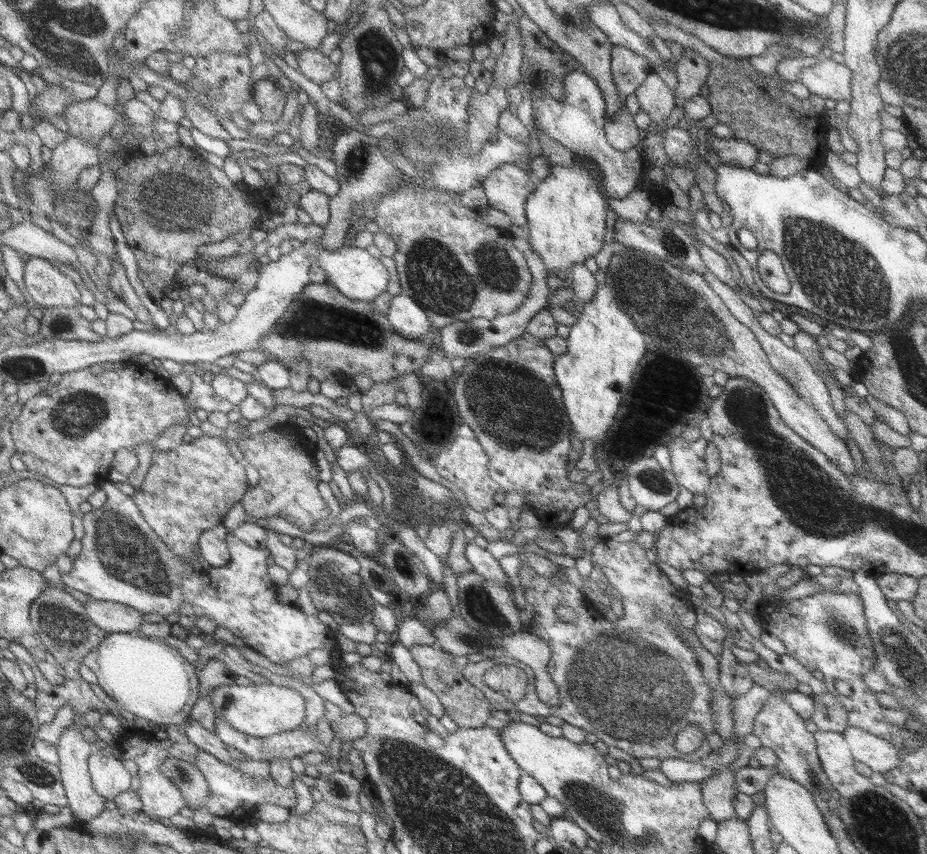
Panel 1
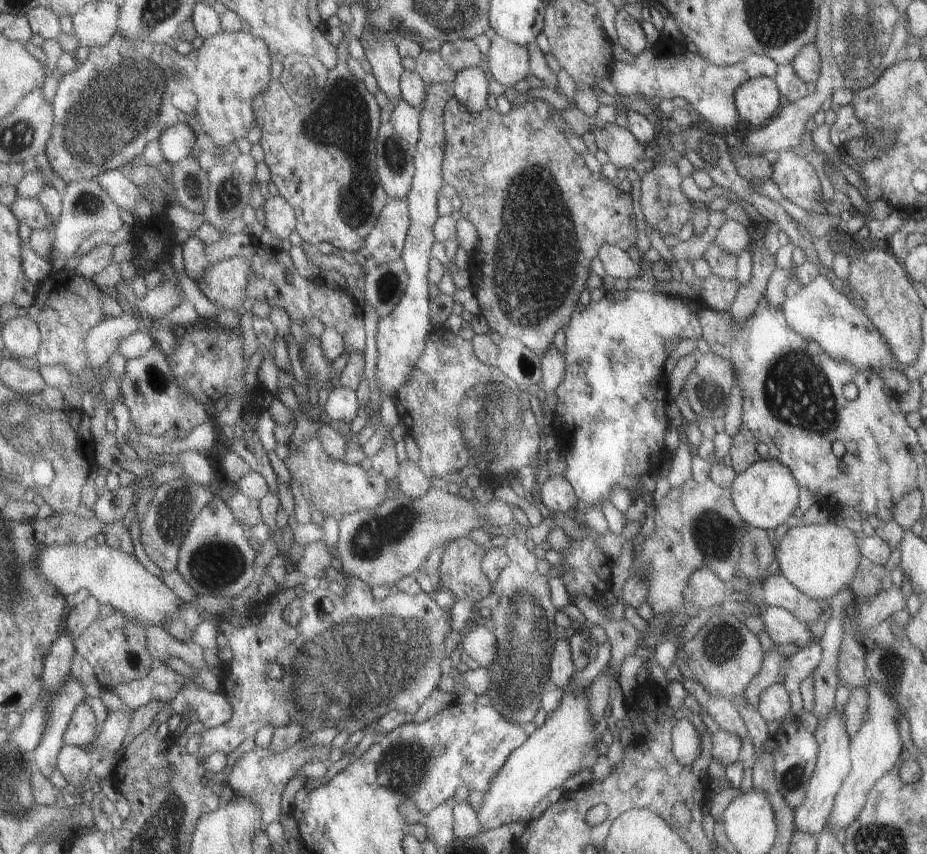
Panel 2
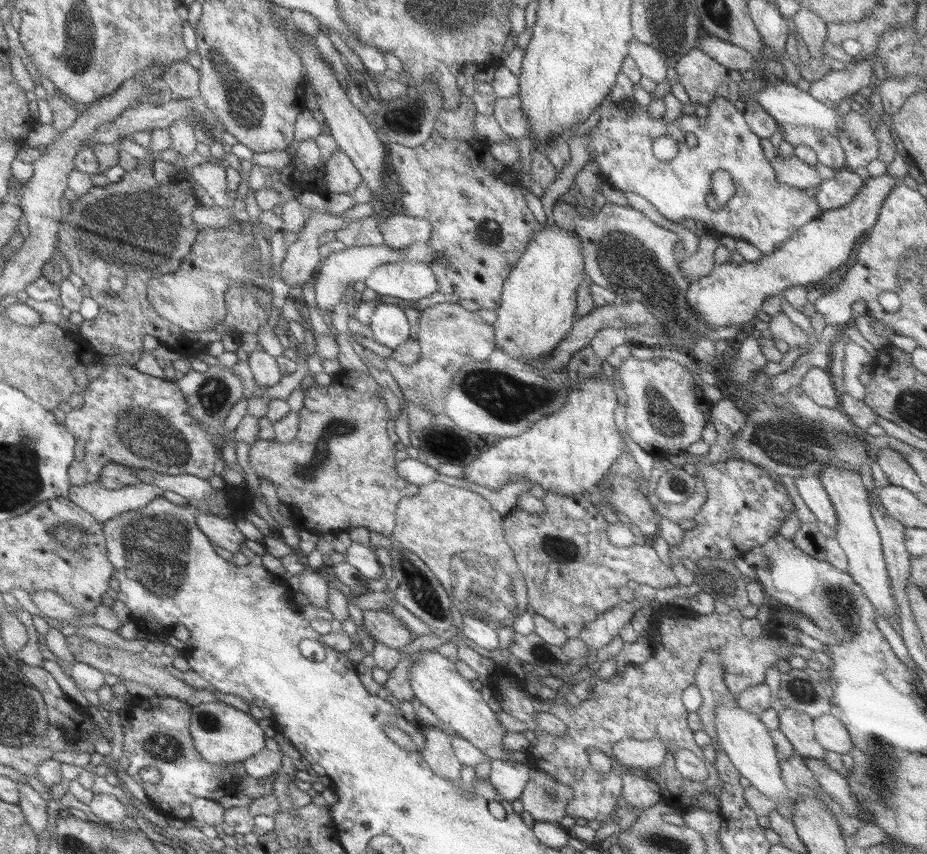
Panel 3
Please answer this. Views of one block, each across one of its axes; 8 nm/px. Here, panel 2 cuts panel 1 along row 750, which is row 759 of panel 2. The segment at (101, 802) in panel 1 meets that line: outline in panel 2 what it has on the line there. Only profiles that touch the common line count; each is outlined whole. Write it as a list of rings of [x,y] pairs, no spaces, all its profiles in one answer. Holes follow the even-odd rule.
[[[67,745],[60,752],[59,768],[67,782],[76,788],[86,783],[95,765],[96,761],[86,747]]]

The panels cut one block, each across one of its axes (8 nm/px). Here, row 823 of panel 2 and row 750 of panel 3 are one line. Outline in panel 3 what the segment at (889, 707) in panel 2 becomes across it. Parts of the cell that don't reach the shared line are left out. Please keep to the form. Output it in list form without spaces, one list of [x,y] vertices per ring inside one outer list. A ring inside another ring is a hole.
[[[830,713],[813,720],[813,732],[816,742],[827,752],[843,755],[852,751],[850,733],[846,731],[844,724]]]

